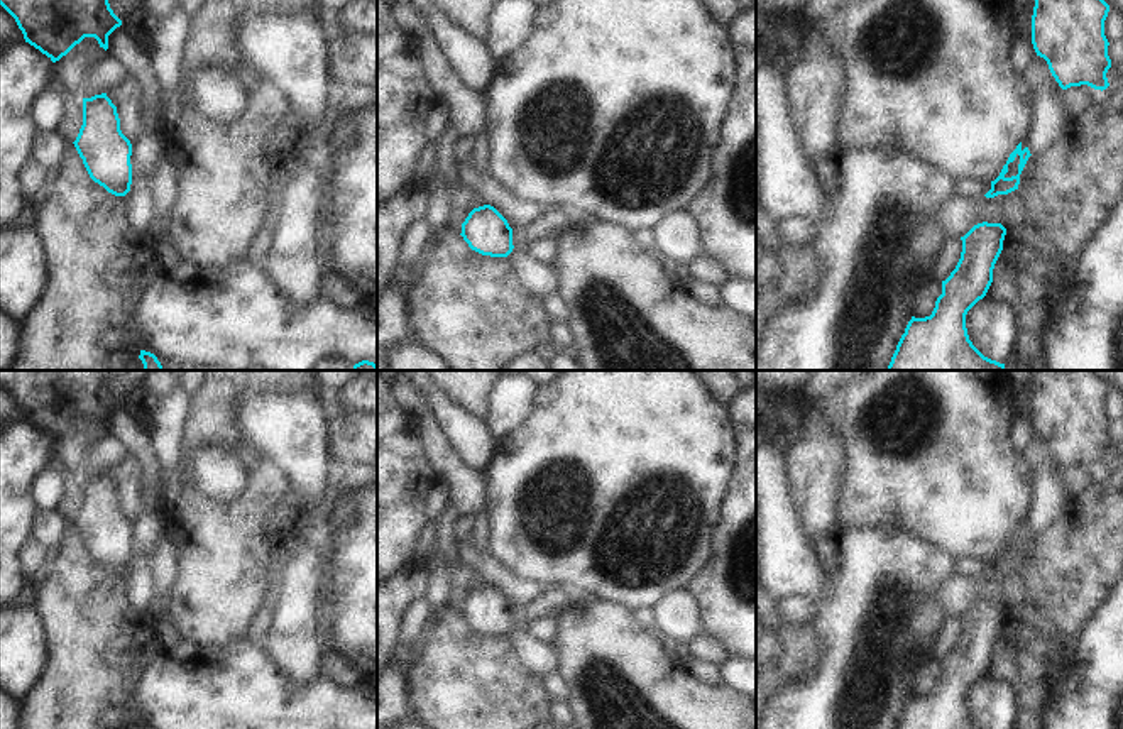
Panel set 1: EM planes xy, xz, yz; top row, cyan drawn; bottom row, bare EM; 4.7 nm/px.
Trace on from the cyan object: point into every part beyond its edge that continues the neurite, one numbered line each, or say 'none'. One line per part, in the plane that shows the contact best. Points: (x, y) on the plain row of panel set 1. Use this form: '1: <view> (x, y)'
none

